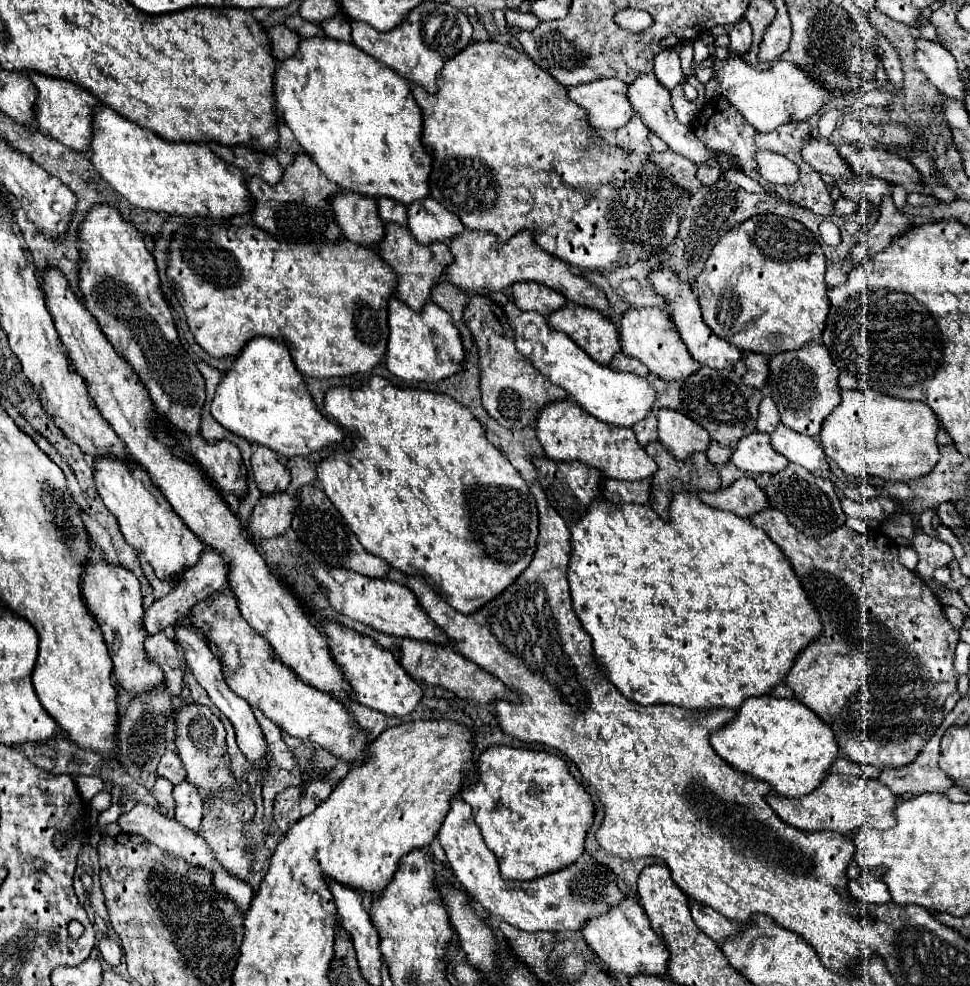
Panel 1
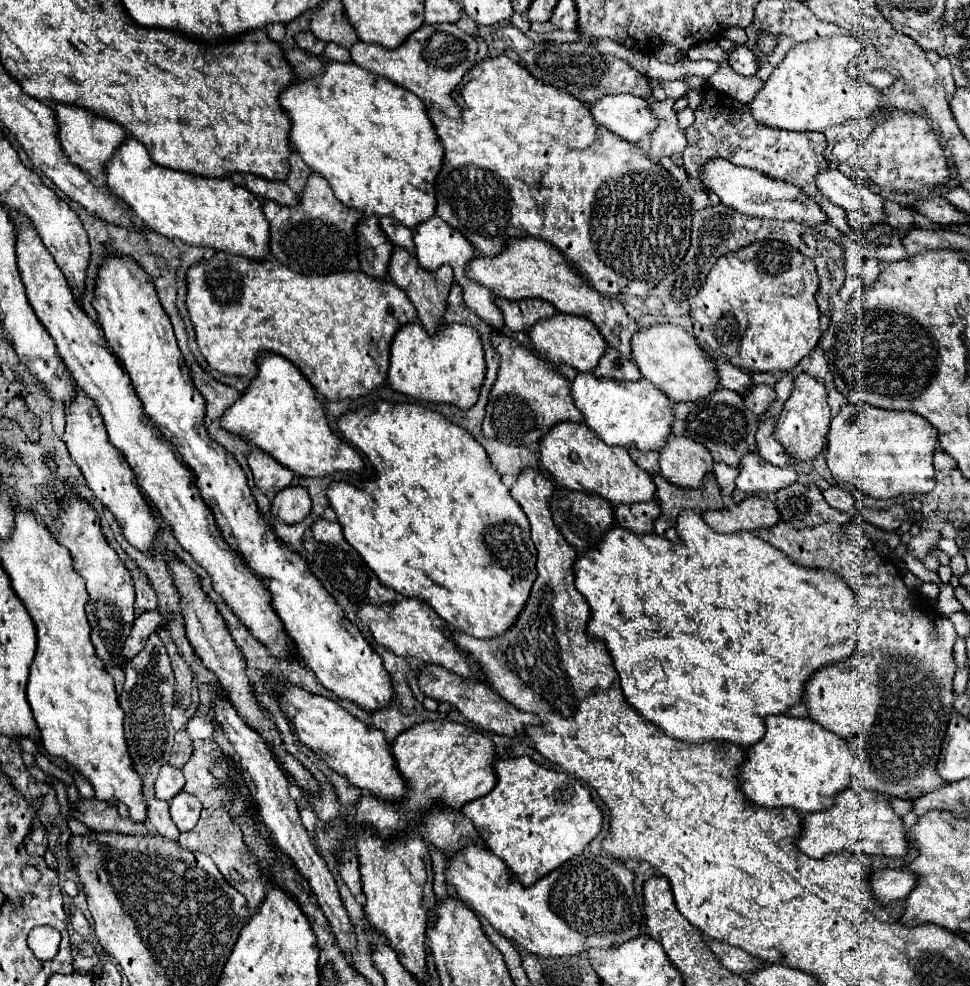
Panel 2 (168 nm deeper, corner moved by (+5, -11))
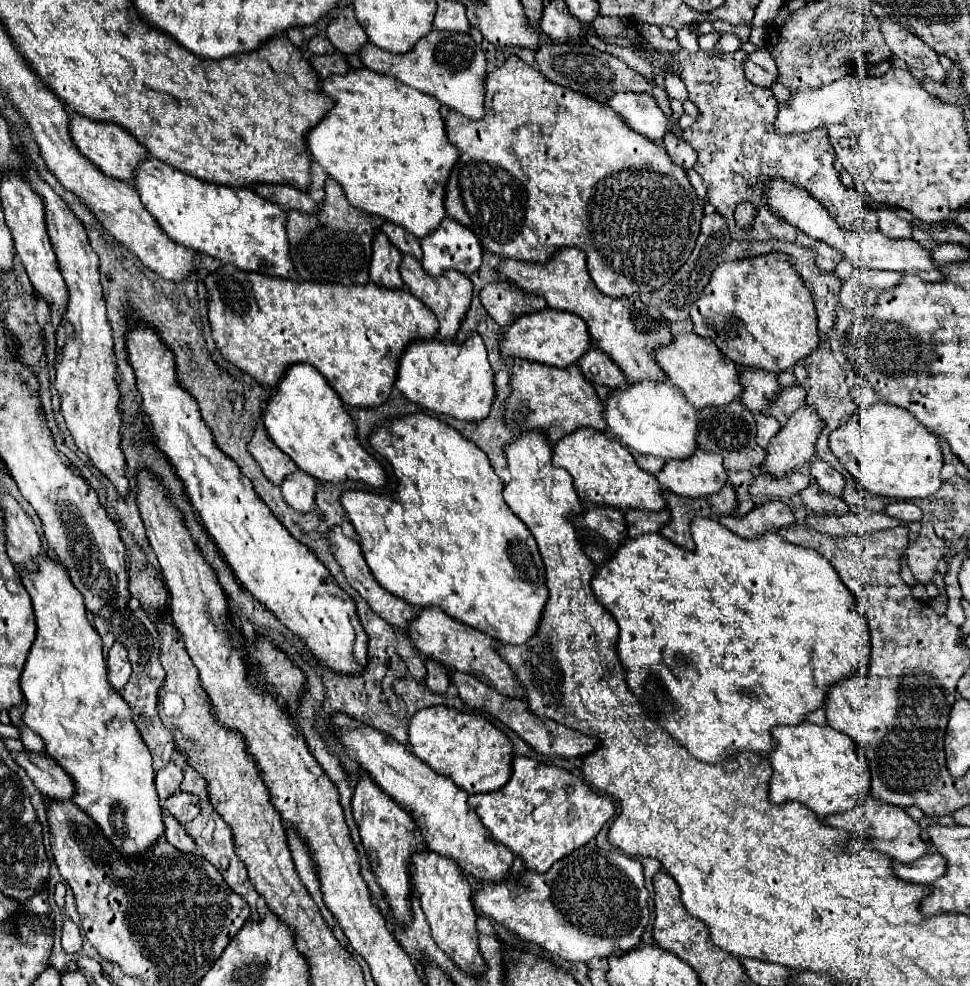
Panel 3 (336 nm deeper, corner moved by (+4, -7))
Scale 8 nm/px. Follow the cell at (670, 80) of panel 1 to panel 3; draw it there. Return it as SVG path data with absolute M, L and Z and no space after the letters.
M666 74L666 92L670 94L670 98L676 98L680 102L686 102L688 100L688 90L686 90L684 82L678 76Z

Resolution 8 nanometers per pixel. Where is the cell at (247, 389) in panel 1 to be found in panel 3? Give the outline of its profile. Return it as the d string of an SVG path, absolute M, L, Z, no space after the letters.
M294 364L276 388L276 396L266 406L264 426L274 444L286 452L300 470L322 482L358 480L374 488L386 486L386 472L360 442L352 416L326 378L310 364Z

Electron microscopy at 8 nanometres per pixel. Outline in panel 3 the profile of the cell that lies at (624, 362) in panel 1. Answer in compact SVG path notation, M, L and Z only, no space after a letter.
M590 348L578 360L578 366L580 366L580 370L584 372L584 376L590 382L610 386L610 388L616 388L616 386L624 384L624 374L620 372L620 368L616 368L612 364L612 360L604 352L600 352L596 348Z

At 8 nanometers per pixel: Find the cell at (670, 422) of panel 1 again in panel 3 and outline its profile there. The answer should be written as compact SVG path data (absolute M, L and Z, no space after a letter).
M698 450L692 458L680 462L670 460L656 474L662 490L674 492L686 498L706 498L718 494L728 482L728 474L720 456Z

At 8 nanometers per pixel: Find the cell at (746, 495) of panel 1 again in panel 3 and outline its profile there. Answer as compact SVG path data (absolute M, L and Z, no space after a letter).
M770 500L756 506L750 516L722 516L720 524L742 538L756 538L766 532L778 532L780 528L796 524L796 516L788 504Z

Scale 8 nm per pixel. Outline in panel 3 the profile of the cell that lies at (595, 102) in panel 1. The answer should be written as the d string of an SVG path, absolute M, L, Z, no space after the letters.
M618 92L608 100L610 108L620 114L626 124L638 134L650 140L662 140L668 130L668 118L662 108L656 104L650 92Z

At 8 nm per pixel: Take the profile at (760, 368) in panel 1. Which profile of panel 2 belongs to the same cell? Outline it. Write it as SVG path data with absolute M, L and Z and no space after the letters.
M769 384L753 386L753 388L747 392L747 396L745 396L747 408L749 408L751 412L755 412L757 416L761 416L773 400L775 400L775 390L773 390L773 386L769 386Z

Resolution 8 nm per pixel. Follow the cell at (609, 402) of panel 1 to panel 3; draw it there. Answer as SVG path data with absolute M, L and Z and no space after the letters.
M644 380L616 390L604 400L604 418L608 432L640 454L652 454L664 460L688 460L698 450L698 410L688 404L680 388L670 382Z

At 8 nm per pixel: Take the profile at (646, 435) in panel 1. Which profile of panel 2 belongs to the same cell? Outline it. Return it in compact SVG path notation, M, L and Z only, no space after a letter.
M631 448L629 452L631 452L631 458L635 460L637 466L641 466L647 472L659 472L659 460L657 460L659 454L657 452L651 452L651 450L641 452L637 448Z

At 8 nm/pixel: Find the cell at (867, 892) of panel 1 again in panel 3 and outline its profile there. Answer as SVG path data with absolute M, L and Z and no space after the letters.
M924 854L922 858L902 864L894 862L894 872L898 878L914 884L932 884L946 872L946 860L938 854Z

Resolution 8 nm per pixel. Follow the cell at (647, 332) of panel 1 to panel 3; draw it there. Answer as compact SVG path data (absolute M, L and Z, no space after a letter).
M678 334L674 336L672 344L660 346L654 352L654 358L668 376L668 380L674 386L678 386L684 392L686 400L698 410L710 406L714 408L726 406L732 400L738 400L742 394L742 384L738 380L740 376L738 366L732 364L732 360L726 358L708 338L700 338L696 334Z

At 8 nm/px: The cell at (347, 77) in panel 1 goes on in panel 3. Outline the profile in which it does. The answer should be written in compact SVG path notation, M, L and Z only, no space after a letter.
M368 68L350 70L346 76L330 76L322 82L322 88L334 98L336 106L306 136L312 158L344 188L346 198L354 208L366 214L376 214L408 230L416 238L424 238L434 232L446 218L446 180L460 156L460 150L450 144L446 136L440 112L442 104L416 88Z

